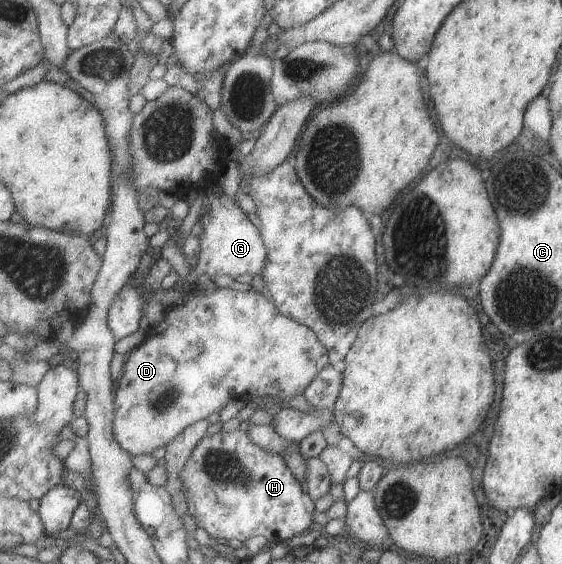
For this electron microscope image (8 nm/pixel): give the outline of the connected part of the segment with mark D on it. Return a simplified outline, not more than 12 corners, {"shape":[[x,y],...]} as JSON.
{"shape":[[206,290],[124,362],[132,456],[330,364],[266,290]]}

